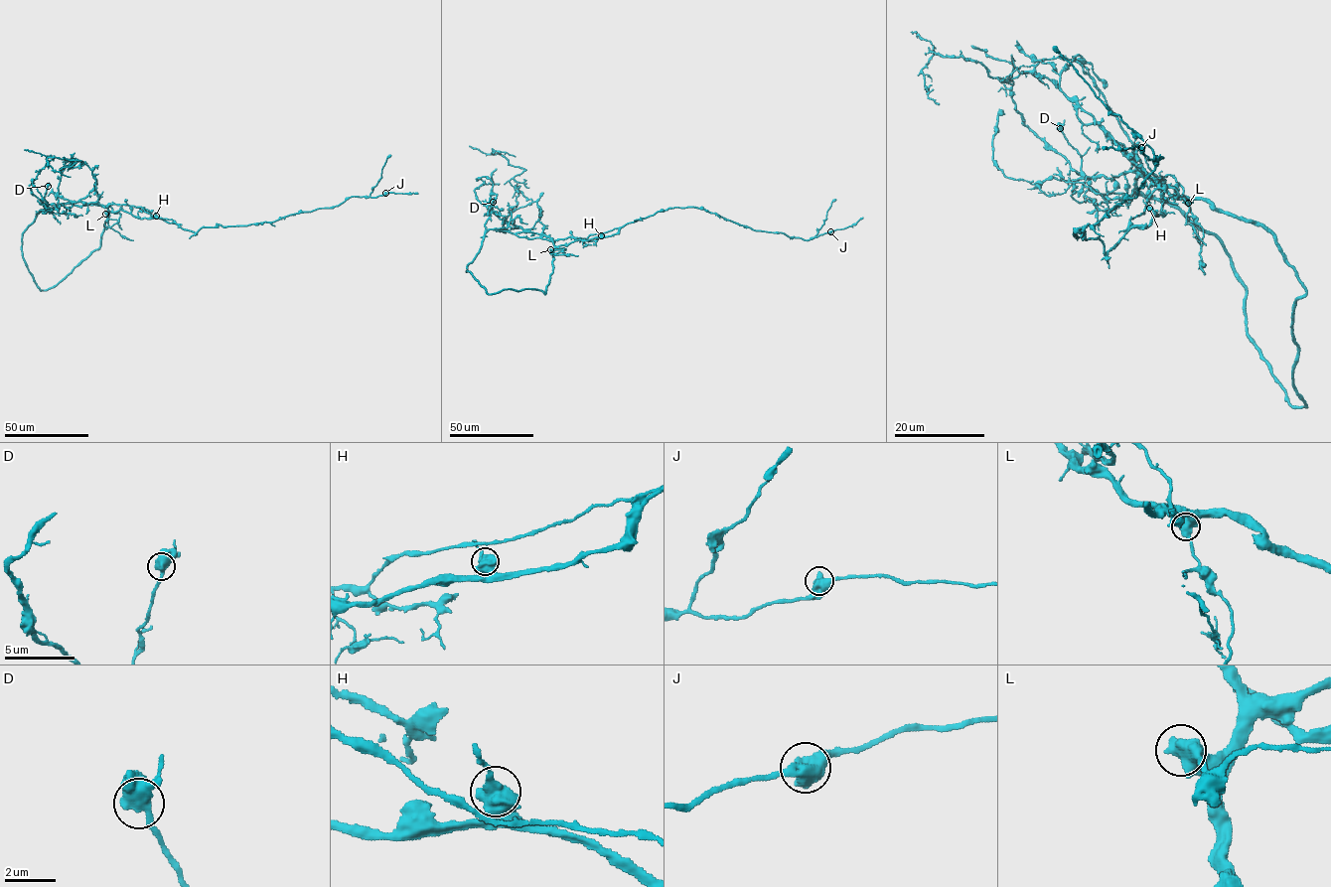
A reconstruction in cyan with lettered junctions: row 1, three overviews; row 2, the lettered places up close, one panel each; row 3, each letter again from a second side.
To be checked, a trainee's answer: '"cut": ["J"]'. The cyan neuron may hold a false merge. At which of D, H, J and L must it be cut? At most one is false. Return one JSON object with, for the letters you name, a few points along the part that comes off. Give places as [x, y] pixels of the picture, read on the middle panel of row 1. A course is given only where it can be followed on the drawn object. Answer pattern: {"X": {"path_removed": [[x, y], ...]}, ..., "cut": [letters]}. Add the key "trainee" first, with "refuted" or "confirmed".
{"trainee": "refuted", "cut": []}

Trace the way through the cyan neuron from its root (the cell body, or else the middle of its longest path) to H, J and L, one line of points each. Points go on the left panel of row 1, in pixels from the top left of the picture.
H: (162, 219), (174, 221), (168, 222), (156, 216)
J: (162, 219), (197, 232), (219, 224), (274, 221), (291, 214), (333, 208), (353, 197), (376, 197), (385, 193)
L: (162, 219), (131, 206), (130, 213), (118, 210), (105, 214)

